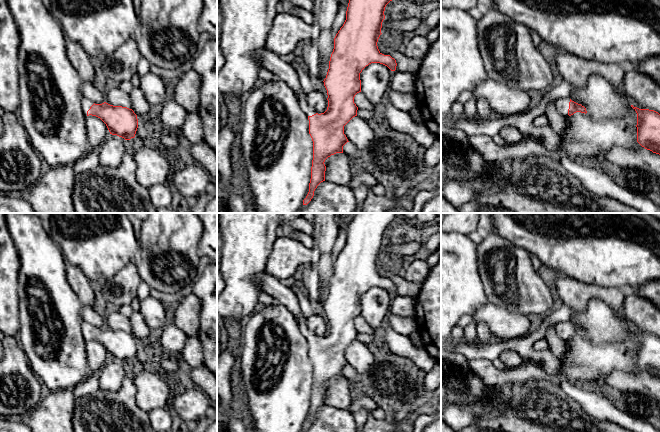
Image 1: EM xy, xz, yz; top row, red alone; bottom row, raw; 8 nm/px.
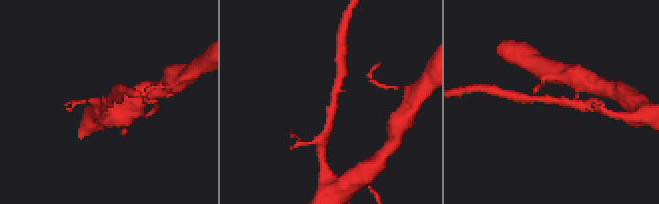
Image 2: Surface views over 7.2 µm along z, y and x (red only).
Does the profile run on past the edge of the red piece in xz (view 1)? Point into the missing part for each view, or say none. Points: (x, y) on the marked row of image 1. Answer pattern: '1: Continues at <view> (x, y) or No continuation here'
1: Continues at xz (283, 71)

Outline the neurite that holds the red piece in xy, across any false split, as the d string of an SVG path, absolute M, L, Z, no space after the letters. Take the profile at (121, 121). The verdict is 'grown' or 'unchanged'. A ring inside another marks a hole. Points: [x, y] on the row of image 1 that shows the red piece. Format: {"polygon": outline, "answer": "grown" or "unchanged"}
{"polygon": "M87 98L82 99L82 108L86 116L92 115L100 118L106 124L110 134L125 140L135 137L138 119L132 109L113 106L106 102L95 104Z", "answer": "grown"}

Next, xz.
{"polygon": "M349 0L346 20L334 38L334 49L329 61L329 69L324 79L324 86L328 95L328 107L324 113L318 114L306 102L306 94L302 93L299 75L293 66L284 62L279 55L263 49L254 53L261 68L269 70L276 79L286 83L296 94L301 109L308 116L309 134L313 141L313 160L309 192L303 200L307 205L314 196L317 186L325 181L325 160L336 153L343 153L343 146L349 142L344 134L344 126L355 116L358 107L354 97L361 92L360 73L371 63L380 63L391 71L396 70L396 60L390 55L382 54L377 46L380 37L382 22L385 19L386 5L392 0Z", "answer": "grown"}

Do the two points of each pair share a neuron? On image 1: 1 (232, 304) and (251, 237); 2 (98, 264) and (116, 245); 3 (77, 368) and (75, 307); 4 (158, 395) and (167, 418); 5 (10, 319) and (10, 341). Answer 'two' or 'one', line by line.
1: one
2: one
3: one
4: two
5: two

